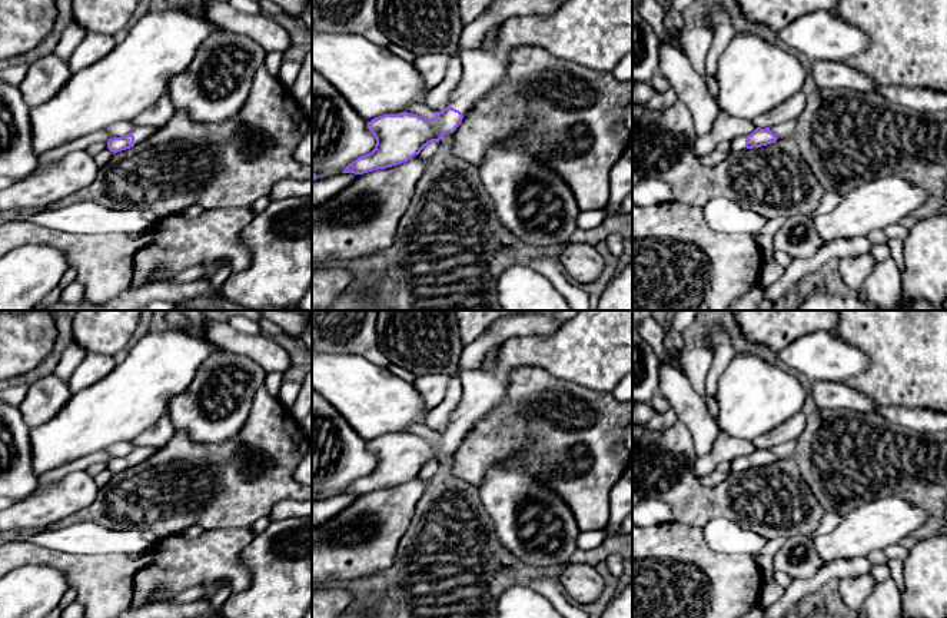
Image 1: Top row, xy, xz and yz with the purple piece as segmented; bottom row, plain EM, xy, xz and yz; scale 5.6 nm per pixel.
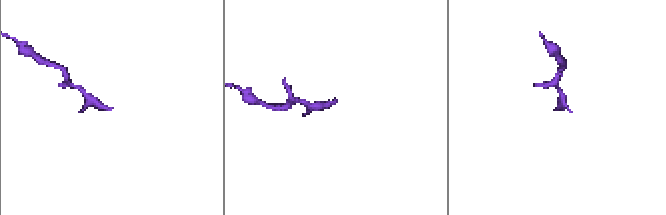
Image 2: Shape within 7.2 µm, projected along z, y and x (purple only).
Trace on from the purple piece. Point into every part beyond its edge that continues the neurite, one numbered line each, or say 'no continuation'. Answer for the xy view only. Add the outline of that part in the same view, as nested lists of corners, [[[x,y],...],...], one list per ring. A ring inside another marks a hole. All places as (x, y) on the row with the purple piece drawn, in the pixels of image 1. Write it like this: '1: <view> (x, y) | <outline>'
1: xy (140, 133) | [[[136,126],[136,129],[133,130],[134,144],[142,143],[154,132],[156,132],[156,129],[153,129],[153,127]]]

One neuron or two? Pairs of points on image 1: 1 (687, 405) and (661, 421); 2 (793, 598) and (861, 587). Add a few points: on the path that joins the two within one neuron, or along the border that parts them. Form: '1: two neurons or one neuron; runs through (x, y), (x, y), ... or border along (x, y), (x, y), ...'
1: two neurons; border along (671, 408), (678, 419)
2: two neurons; border along (869, 572), (844, 577), (838, 581)

